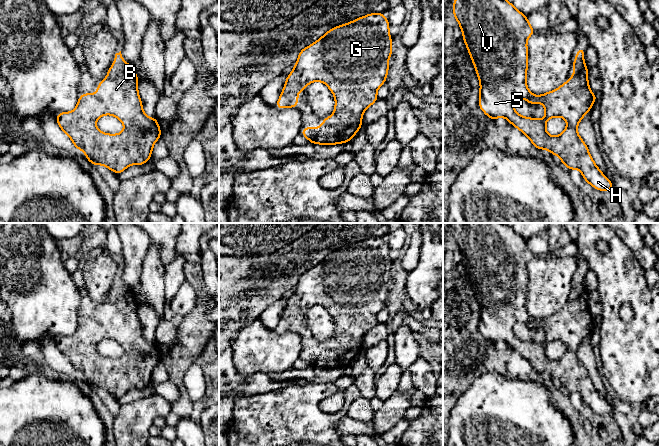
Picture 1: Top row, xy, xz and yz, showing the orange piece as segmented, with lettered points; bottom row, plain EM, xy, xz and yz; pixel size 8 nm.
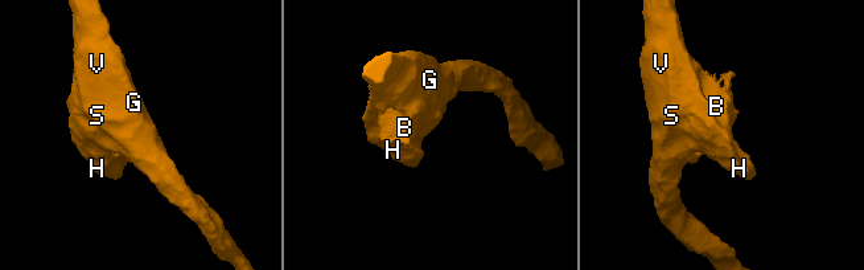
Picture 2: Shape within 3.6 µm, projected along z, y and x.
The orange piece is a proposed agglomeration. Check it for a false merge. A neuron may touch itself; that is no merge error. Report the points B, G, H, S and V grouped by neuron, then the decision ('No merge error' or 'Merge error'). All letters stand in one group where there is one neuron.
Groups: B G H S V. No merge error

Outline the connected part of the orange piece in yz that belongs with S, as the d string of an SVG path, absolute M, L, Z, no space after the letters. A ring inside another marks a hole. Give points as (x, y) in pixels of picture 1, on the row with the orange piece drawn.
M455 0L452 11L462 30L463 40L480 81L478 106L484 114L492 120L506 118L531 140L534 147L540 151L546 148L552 155L558 155L561 164L566 165L569 171L578 169L584 181L593 188L603 192L613 191L613 183L597 167L577 131L578 124L597 100L589 87L588 67L584 62L585 48L581 47L577 51L575 61L571 64L574 73L569 75L568 81L553 91L540 96L533 95L526 82L527 40L535 31L527 16L507 0ZM517 98L522 98L531 105L542 103L545 116L542 119L521 116L513 107ZM553 117L562 117L567 121L566 129L558 136L551 136L546 131L547 120Z

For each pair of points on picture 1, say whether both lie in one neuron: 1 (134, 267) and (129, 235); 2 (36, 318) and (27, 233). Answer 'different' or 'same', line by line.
1: same
2: same

